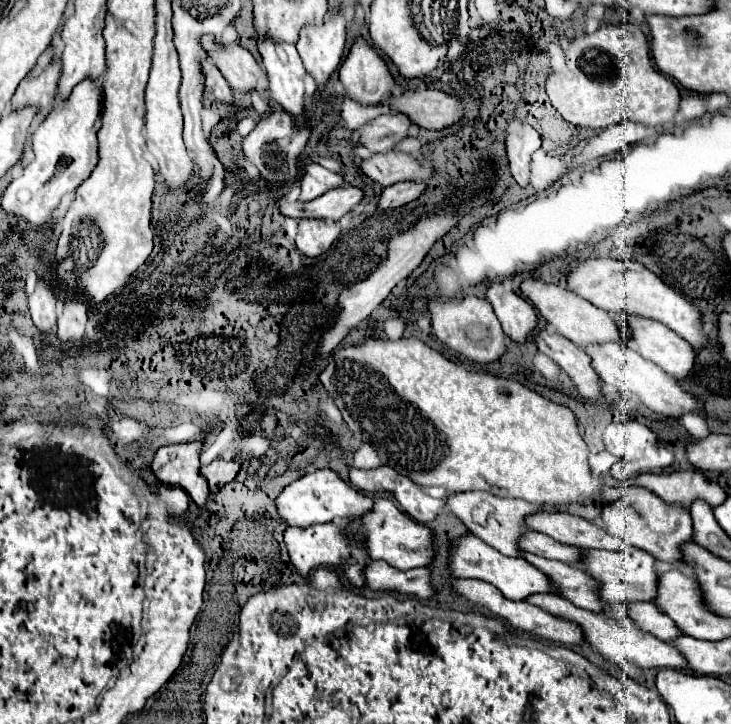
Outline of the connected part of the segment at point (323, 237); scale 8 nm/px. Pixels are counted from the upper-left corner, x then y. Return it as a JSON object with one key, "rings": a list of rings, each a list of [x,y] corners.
{"rings":[[[319,218],[299,220],[299,234],[295,244],[305,256],[321,256],[331,248],[339,236],[339,222],[327,222]]]}

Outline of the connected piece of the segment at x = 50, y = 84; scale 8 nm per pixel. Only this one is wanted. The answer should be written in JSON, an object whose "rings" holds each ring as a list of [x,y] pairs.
{"rings":[[[53,56],[51,64],[41,70],[39,76],[27,76],[15,96],[13,96],[13,106],[39,106],[41,112],[51,112],[51,102],[55,98],[55,90],[57,90],[57,82],[59,82],[59,74],[61,74],[61,58]]]}

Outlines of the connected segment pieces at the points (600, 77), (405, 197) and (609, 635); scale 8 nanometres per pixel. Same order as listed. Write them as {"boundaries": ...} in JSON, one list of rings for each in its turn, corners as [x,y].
{"boundaries":[[[[605,24],[593,34],[575,38],[565,50],[565,72],[551,72],[545,80],[545,92],[555,110],[575,126],[587,126],[603,130],[623,120],[639,122],[645,126],[669,124],[679,108],[679,90],[671,78],[661,74],[649,56],[649,44],[645,34],[635,24]]],[[[397,182],[393,186],[383,188],[377,208],[387,210],[387,208],[399,208],[411,200],[415,200],[421,192],[425,190],[425,184],[415,184],[415,182]]],[[[535,594],[531,598],[527,598],[527,602],[555,614],[555,616],[561,616],[561,618],[567,618],[567,620],[573,620],[577,622],[581,628],[583,628],[583,634],[585,634],[585,640],[589,642],[591,648],[595,648],[599,654],[603,654],[607,660],[611,660],[613,664],[619,664],[623,666],[627,660],[637,664],[639,668],[671,668],[671,670],[689,670],[689,662],[687,658],[673,646],[673,644],[667,644],[659,638],[655,638],[653,634],[647,634],[643,630],[639,630],[631,620],[625,624],[625,622],[619,622],[615,618],[609,618],[605,614],[595,614],[595,612],[589,612],[589,610],[583,610],[579,606],[573,606],[569,600],[565,600],[563,596],[553,596],[553,594]]]]}

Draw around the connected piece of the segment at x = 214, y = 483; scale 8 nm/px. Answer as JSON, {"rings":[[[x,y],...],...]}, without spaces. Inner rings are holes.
{"rings":[[[217,458],[211,464],[201,468],[201,474],[207,478],[211,492],[217,492],[221,486],[225,486],[227,482],[231,482],[237,476],[237,472],[239,472],[237,464],[241,464],[241,460]]]}

